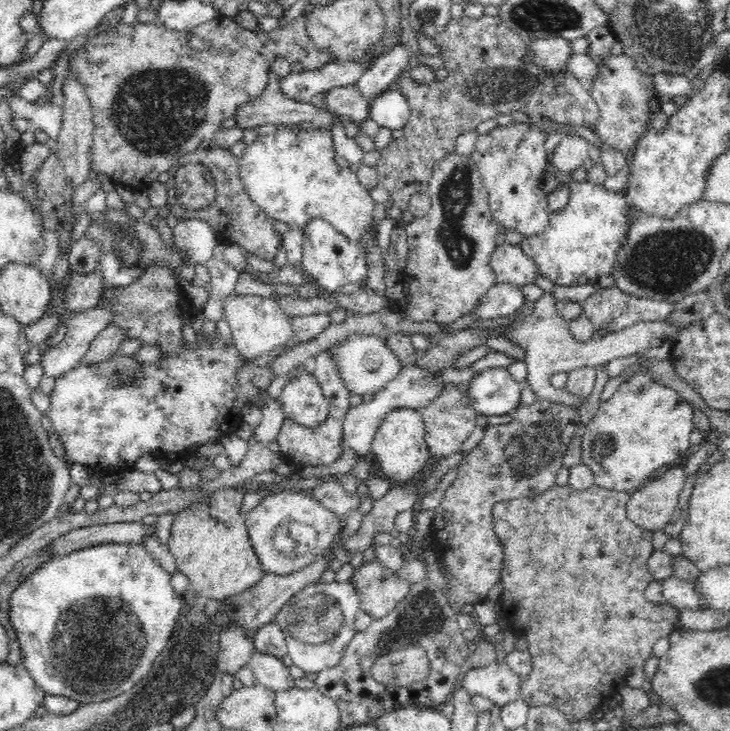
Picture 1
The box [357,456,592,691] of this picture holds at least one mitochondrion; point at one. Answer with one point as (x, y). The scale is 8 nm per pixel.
(422, 620)

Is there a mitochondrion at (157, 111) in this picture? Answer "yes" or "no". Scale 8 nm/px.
yes

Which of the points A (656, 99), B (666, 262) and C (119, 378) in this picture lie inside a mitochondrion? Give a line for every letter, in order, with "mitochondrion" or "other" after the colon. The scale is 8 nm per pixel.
A: other
B: mitochondrion
C: mitochondrion

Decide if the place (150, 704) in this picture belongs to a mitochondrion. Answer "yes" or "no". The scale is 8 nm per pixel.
yes

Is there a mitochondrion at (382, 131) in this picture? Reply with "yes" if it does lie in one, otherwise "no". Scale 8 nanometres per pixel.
no

